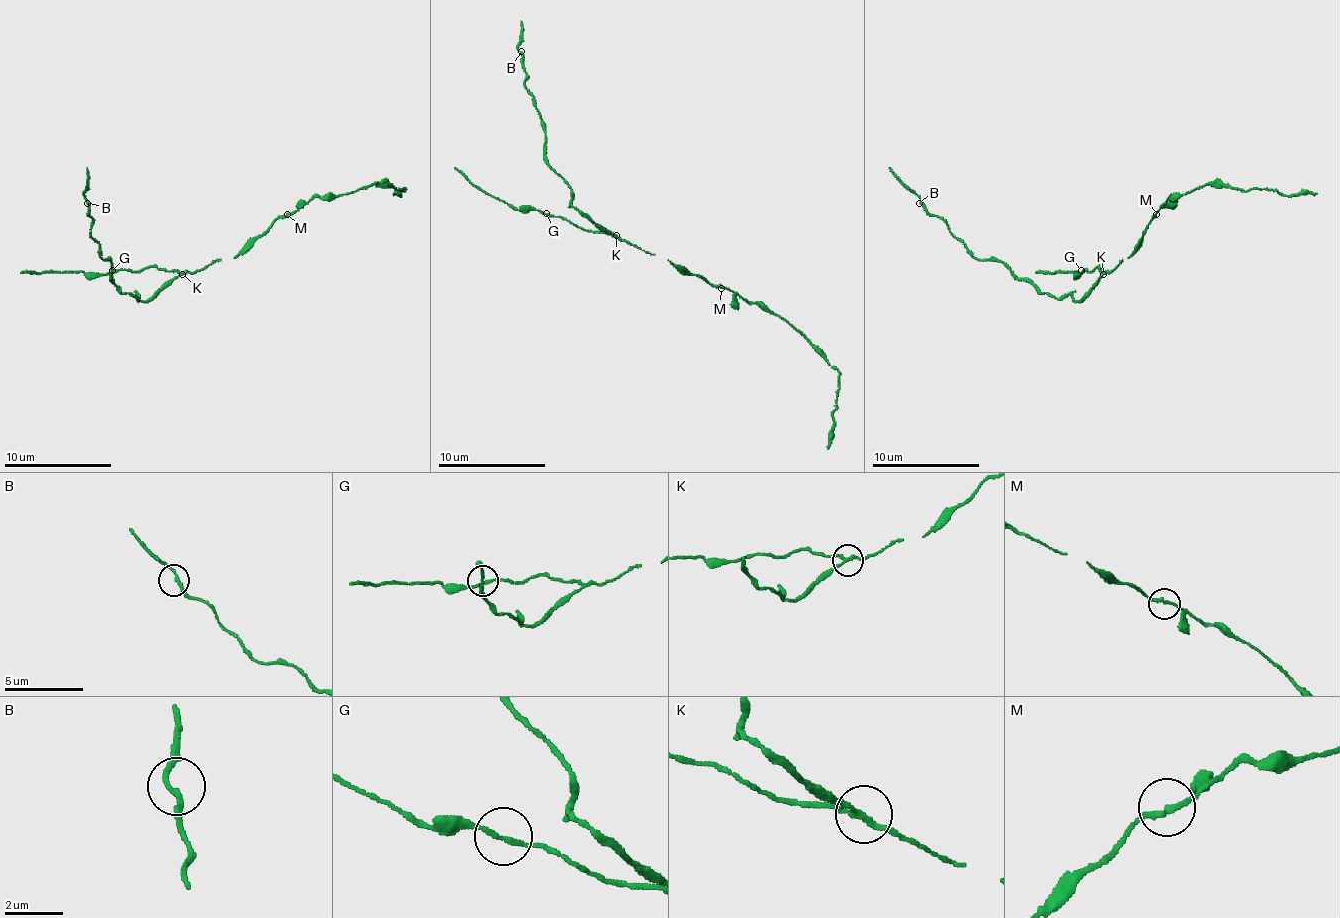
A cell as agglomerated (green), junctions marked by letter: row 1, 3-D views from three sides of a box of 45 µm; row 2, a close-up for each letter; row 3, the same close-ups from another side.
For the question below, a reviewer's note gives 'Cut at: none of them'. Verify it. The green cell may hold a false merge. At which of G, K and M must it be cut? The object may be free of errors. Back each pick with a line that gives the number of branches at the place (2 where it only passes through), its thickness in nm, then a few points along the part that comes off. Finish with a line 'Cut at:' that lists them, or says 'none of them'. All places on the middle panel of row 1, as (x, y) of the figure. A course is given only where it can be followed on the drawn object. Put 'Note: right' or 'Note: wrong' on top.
Note: wrong
K: 3 branches meet; 150 nm thick; foreign part runs (616, 235), (600, 229), (570, 202), (573, 189), (548, 164), (546, 135), (535, 97), (524, 86), (521, 21)
Cut at: K

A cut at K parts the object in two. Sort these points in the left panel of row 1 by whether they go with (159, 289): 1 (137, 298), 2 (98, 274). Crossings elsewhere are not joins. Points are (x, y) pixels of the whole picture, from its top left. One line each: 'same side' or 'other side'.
1: same side
2: other side

